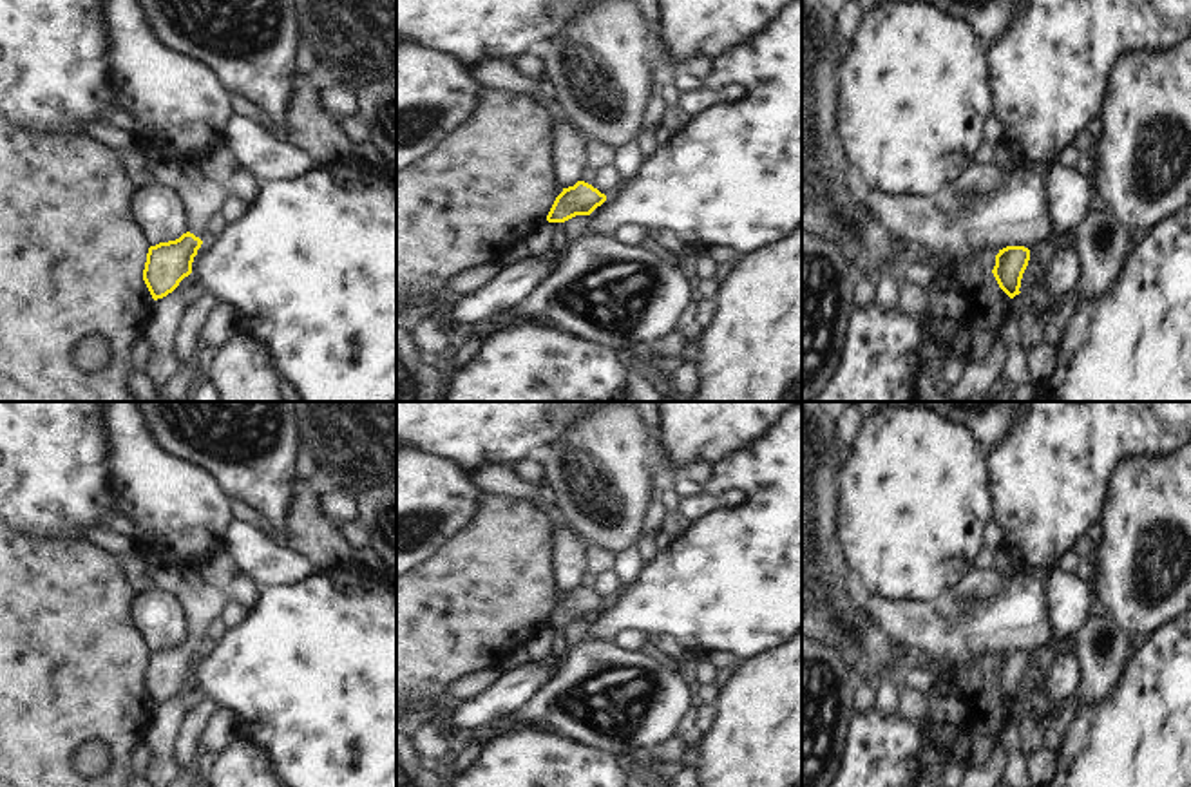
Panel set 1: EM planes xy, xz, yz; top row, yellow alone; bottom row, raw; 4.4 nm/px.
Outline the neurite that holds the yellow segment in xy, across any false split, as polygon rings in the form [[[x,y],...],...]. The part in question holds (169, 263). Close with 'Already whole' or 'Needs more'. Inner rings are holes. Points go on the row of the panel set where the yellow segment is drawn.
[[[181,175],[176,194],[186,213],[188,232],[148,248],[143,280],[154,300],[172,293],[192,273],[194,257],[208,241],[208,219],[221,212],[230,188],[205,175]]]. Needs more.

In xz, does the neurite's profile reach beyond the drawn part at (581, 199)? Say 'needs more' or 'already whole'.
already whole

